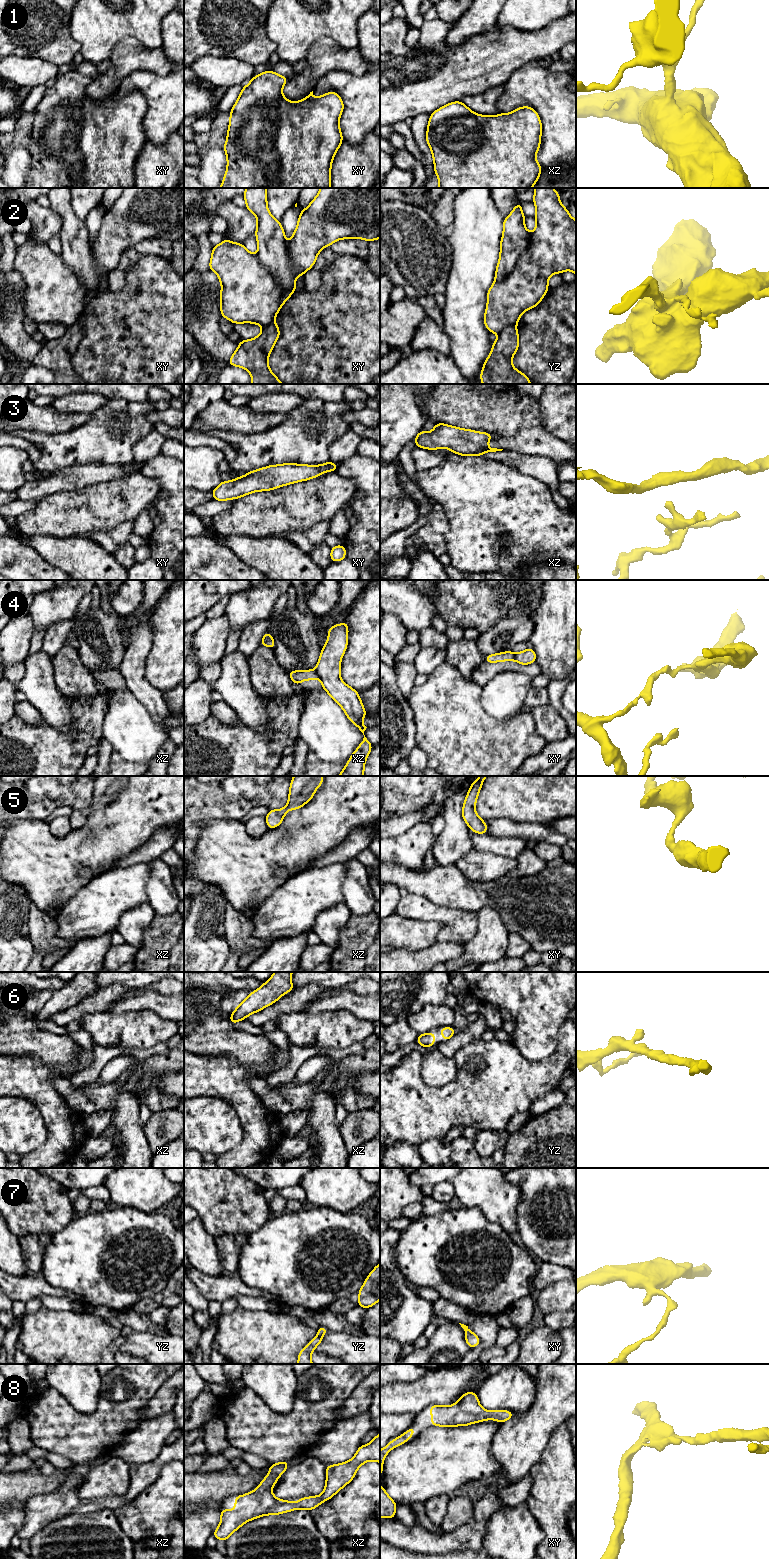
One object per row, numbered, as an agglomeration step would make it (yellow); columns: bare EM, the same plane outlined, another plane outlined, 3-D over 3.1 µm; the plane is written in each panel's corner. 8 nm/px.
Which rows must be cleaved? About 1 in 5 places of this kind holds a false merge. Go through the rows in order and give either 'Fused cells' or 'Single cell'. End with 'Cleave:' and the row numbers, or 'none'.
1: Single cell
2: Single cell
3: Single cell
4: Fused cells
5: Single cell
6: Single cell
7: Single cell
8: Single cell
Cleave: 4

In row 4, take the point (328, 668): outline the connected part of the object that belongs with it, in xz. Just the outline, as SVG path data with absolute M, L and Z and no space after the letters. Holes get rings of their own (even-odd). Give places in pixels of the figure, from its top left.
M346 621L328 629L328 640L322 647L315 670L324 690L340 705L350 722L355 724L364 735L367 727L361 720L367 716L367 713L359 693L340 678L341 658L347 648L348 630ZM364 735L359 747L338 776L364 776L365 762L372 747L373 745Z

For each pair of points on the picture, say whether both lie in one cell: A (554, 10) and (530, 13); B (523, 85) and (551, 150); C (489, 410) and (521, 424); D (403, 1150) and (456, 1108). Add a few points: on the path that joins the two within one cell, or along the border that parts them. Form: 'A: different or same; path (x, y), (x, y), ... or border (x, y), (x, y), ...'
A: same; path (548, 10), (536, 10)
B: same; path (539, 101), (551, 113), (551, 134)
C: same; path (497, 410), (502, 410), (513, 418)
D: different; border (390, 1143), (405, 1141), (417, 1146)

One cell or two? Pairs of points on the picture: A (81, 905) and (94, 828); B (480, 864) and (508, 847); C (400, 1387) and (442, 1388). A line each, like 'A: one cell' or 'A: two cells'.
A: two cells
B: two cells
C: one cell

